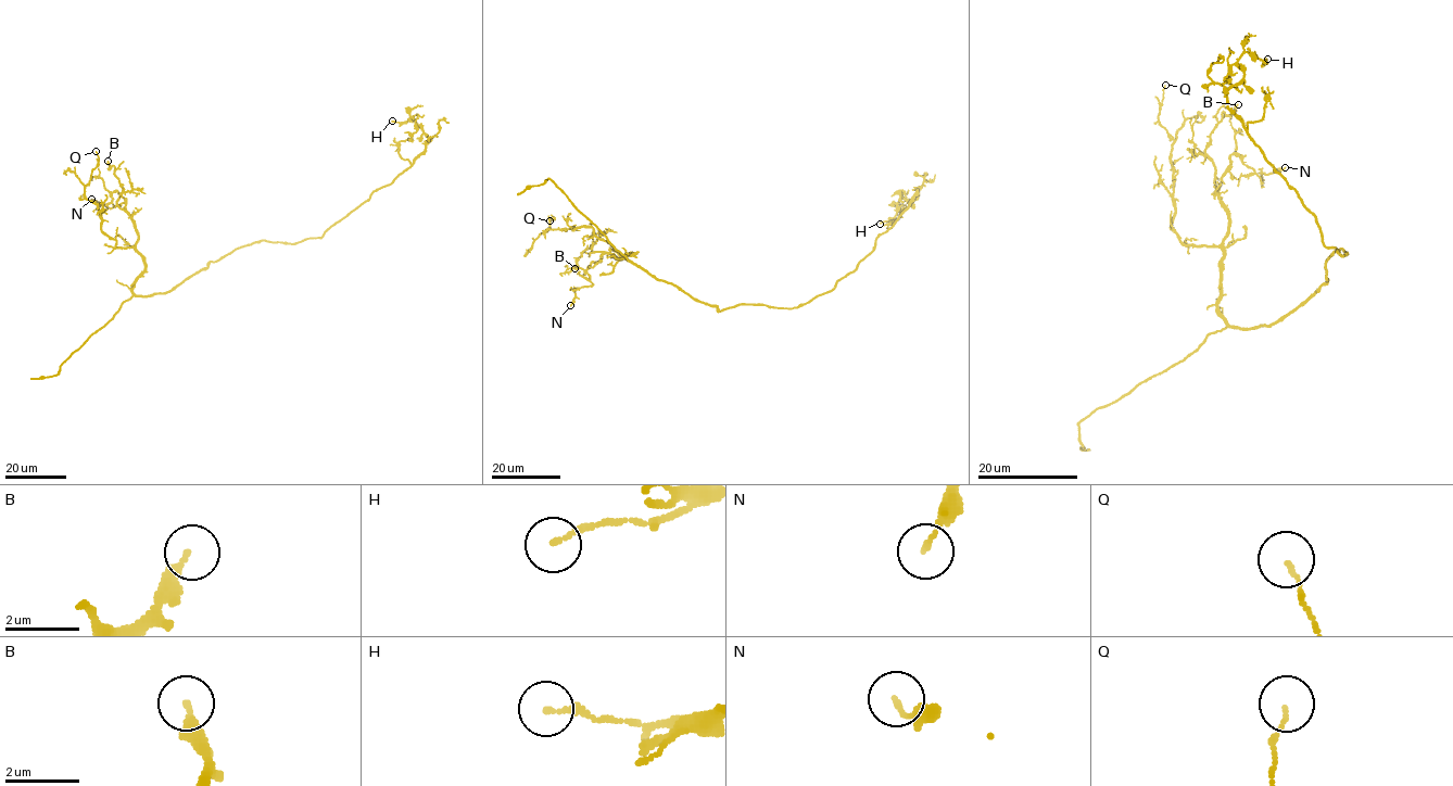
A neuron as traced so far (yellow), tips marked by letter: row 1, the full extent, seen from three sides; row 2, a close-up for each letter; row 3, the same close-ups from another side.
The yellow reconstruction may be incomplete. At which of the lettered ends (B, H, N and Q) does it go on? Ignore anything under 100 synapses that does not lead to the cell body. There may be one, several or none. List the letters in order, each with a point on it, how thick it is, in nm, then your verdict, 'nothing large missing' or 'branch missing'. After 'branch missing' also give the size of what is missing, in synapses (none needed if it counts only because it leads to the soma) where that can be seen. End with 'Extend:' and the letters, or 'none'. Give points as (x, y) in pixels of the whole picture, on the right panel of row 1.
B: (1238, 104) | 220 nm | nothing large missing
H: (1267, 59) | 150 nm | nothing large missing
N: (1285, 167) | 110 nm | nothing large missing
Q: (1165, 85) | 90 nm | nothing large missing
Extend: none

